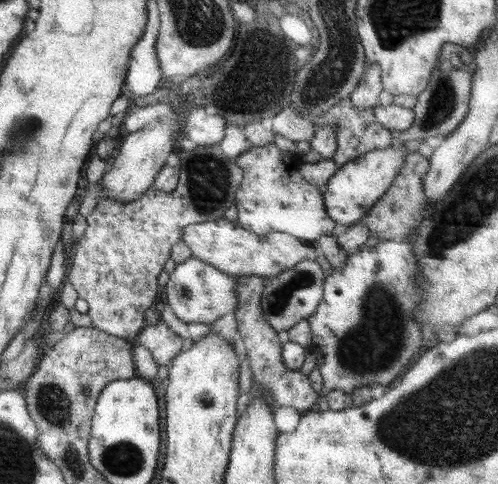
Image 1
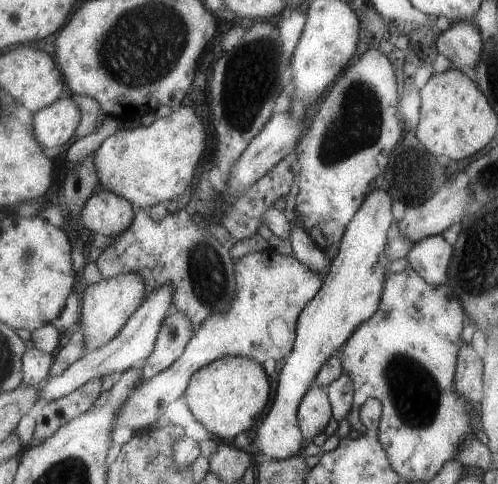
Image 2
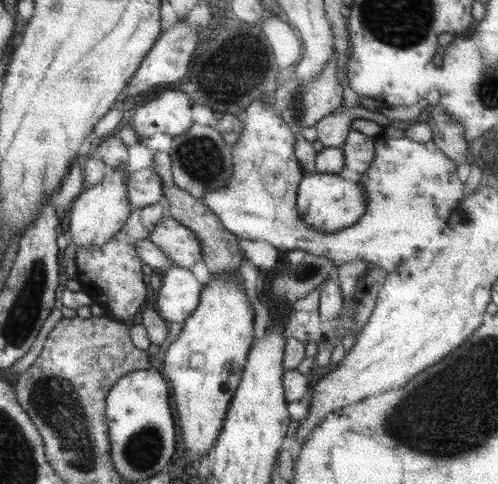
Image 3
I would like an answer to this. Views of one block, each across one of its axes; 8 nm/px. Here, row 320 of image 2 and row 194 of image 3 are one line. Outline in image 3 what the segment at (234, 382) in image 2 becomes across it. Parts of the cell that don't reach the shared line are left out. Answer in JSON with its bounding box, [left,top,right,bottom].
[297,174,369,232]

